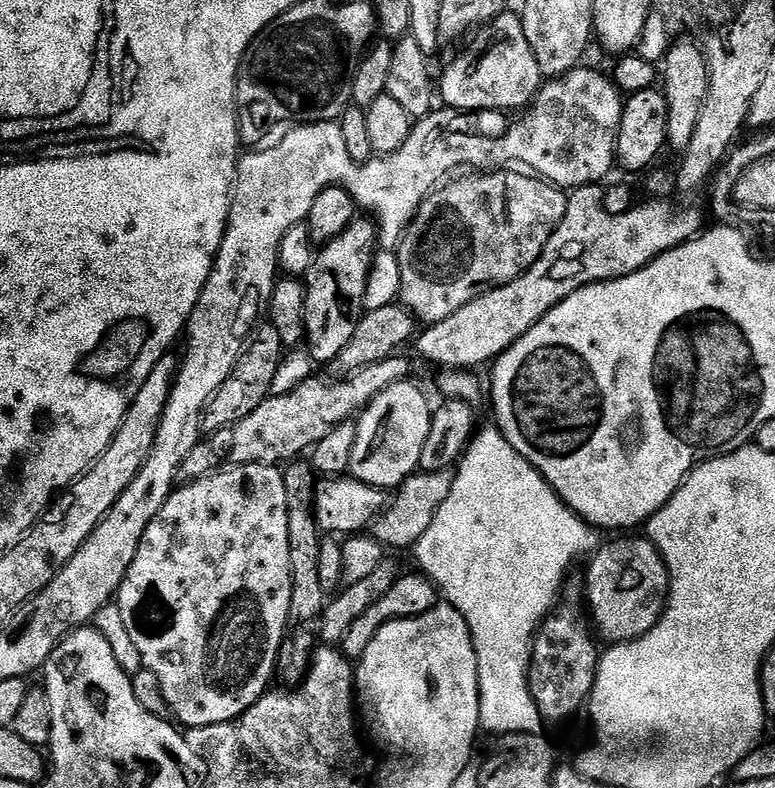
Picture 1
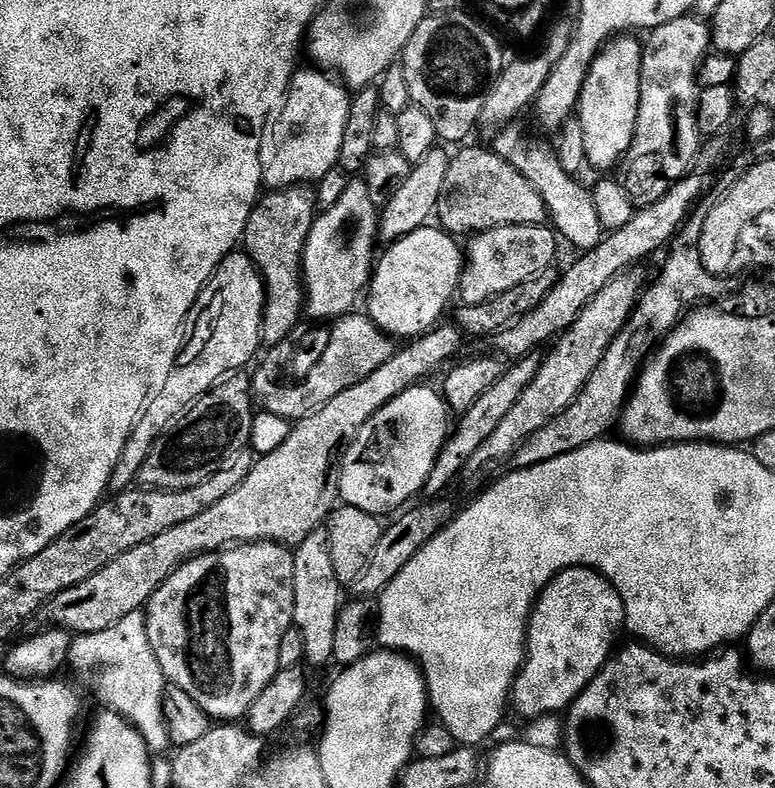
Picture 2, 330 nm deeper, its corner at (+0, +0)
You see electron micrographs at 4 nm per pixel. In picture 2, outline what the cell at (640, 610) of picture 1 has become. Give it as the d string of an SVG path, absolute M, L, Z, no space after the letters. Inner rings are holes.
M567 568L566 571L558 573L556 577L548 583L548 587L537 596L536 602L532 606L532 617L528 620L528 630L526 633L524 665L520 667L520 672L516 675L515 686L512 688L511 707L513 709L517 708L517 710L524 715L524 718L535 718L537 716L550 716L563 713L578 699L582 694L582 690L586 690L586 686L590 686L590 682L594 682L594 678L606 666L606 662L612 659L614 649L617 647L616 635L618 635L620 631L623 633L625 628L626 617L624 615L624 603L622 602L622 598L618 594L618 590L614 590L612 583L608 581L603 574L594 571L592 568Z

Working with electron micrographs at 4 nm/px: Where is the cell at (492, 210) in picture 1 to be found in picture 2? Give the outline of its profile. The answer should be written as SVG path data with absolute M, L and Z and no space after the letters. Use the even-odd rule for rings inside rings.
M500 225L473 235L466 244L466 267L460 276L458 296L466 304L487 304L490 298L522 286L530 278L549 271L556 260L558 236L551 227Z

